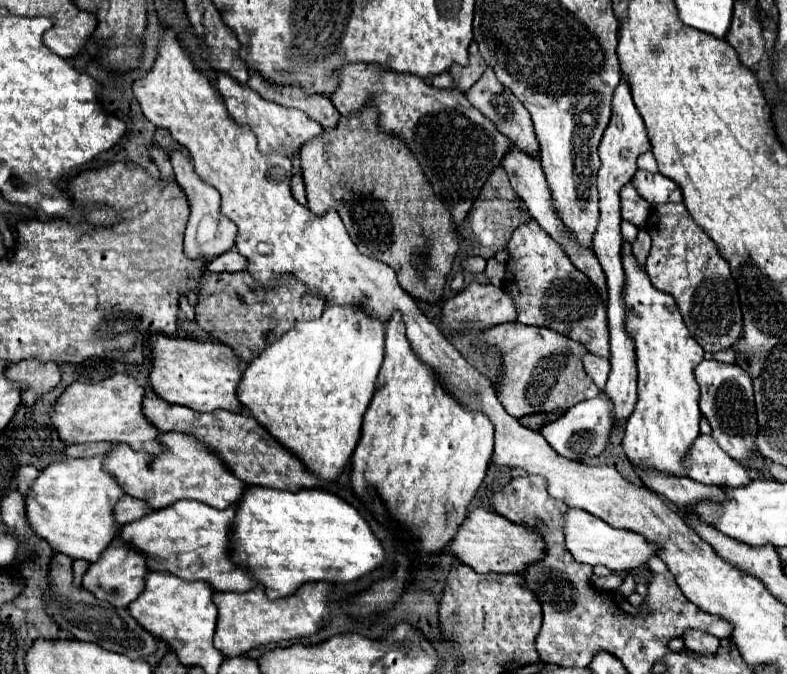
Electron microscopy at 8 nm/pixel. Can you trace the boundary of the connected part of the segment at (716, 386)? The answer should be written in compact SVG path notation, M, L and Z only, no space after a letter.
M710 359L696 365L694 377L700 385L700 411L712 427L712 437L732 459L748 465L758 431L750 375L738 365L726 365L716 359Z

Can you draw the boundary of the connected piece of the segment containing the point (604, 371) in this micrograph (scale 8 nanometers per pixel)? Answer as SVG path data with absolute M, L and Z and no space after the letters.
M586 353L584 359L584 371L586 375L602 389L606 385L606 379L608 379L608 373L610 373L610 361L604 359L604 357L596 357L592 353Z

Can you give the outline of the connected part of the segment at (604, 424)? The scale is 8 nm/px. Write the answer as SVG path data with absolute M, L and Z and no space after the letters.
M600 393L596 399L588 399L588 401L580 401L578 405L570 407L564 415L560 415L556 421L546 423L540 429L540 435L550 443L550 447L566 457L566 459L574 459L574 461L582 461L584 457L596 457L604 451L614 419L612 419L612 411L610 411L610 403L604 397L604 393Z

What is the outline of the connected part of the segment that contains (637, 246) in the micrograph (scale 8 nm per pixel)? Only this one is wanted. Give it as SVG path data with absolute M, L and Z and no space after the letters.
M642 227L640 233L638 233L638 237L636 237L636 241L632 243L632 253L634 253L634 257L640 261L640 265L644 265L644 261L646 261L646 257L649 255L651 246L651 237L648 235L648 231Z

